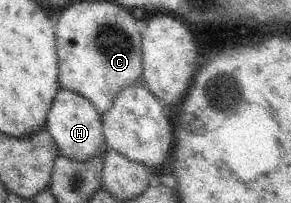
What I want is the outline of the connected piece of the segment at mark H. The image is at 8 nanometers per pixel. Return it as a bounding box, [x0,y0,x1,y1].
[45,87,109,161]

